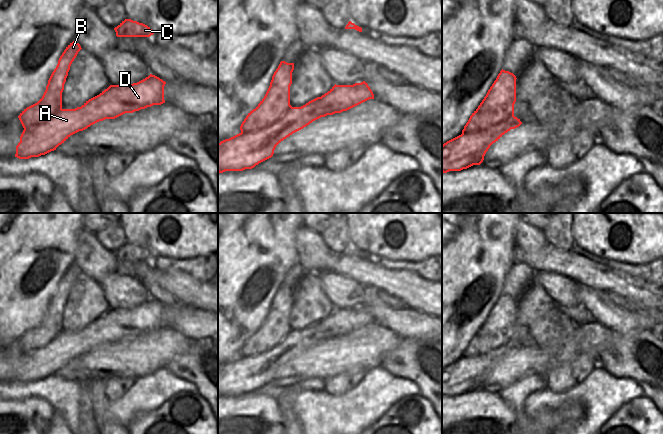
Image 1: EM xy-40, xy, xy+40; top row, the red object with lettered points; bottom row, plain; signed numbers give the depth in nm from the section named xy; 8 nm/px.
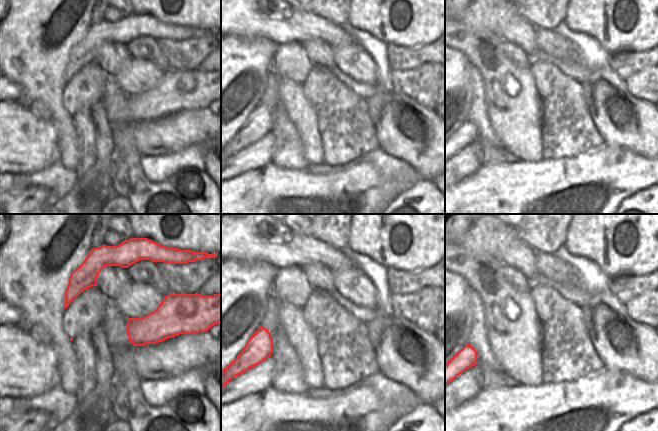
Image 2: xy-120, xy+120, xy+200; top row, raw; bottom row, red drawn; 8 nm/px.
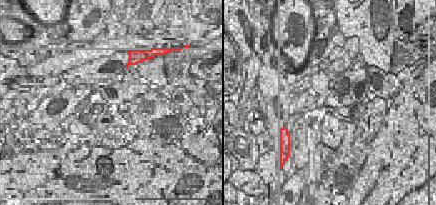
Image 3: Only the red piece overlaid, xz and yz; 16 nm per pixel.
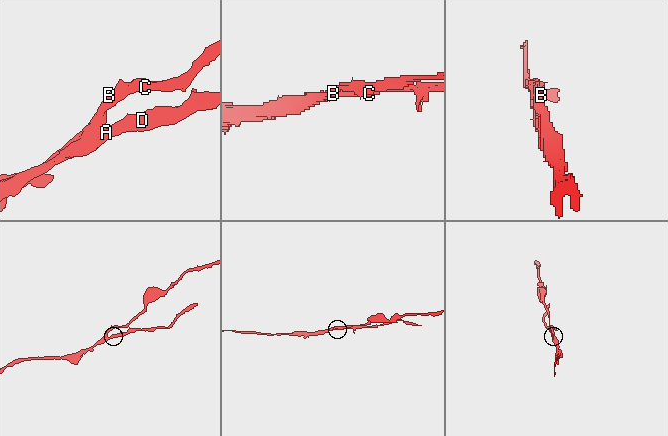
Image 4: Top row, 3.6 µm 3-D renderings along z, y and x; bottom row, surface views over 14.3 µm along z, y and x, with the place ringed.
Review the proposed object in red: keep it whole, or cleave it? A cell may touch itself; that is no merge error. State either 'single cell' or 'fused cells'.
fused cells

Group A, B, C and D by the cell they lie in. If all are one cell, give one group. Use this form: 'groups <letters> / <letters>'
groups A D / B C

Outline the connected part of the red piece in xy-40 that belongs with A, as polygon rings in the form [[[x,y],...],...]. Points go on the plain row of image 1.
[[[150,298],[145,303],[131,309],[110,309],[99,319],[75,333],[61,333],[49,345],[31,353],[24,353],[16,370],[15,381],[29,383],[45,379],[64,367],[71,359],[83,355],[105,343],[115,343],[125,337],[133,337],[153,329],[161,329],[164,324],[166,306]]]

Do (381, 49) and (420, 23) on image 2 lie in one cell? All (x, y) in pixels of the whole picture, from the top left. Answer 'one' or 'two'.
two

